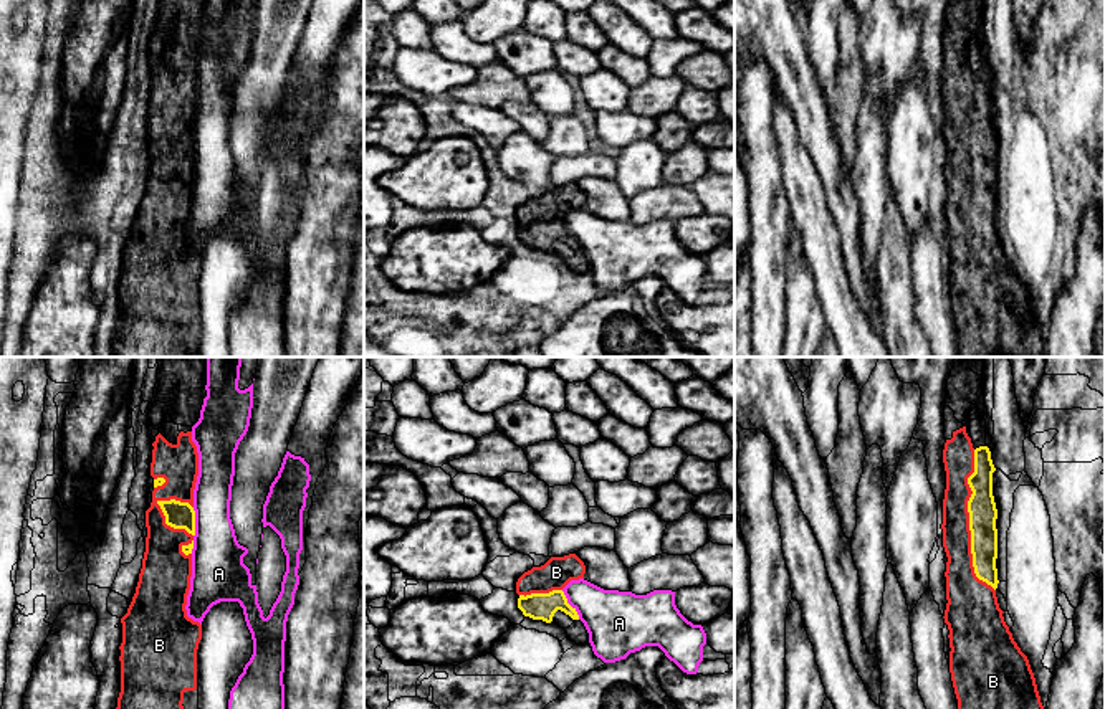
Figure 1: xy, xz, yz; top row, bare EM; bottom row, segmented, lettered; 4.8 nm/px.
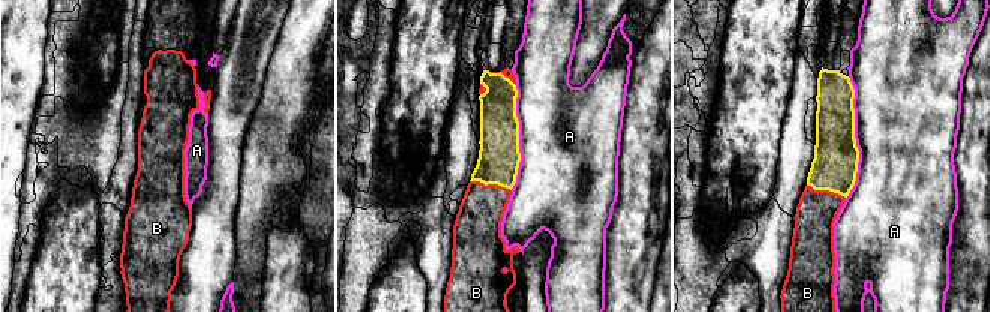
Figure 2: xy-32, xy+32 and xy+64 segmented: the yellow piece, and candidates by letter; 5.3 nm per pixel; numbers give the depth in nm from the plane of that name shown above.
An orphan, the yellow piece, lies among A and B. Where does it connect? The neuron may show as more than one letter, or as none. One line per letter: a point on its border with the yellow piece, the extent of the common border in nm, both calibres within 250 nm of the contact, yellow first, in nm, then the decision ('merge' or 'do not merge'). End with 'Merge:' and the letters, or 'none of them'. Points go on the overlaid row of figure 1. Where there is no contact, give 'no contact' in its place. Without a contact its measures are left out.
A: contact xz (569, 605); length 170 nm; calibres 130 and 300 nm; do not merge
B: contact yz (970, 523); length 700 nm; calibres 140 and 140 nm; merge
Merge: B

